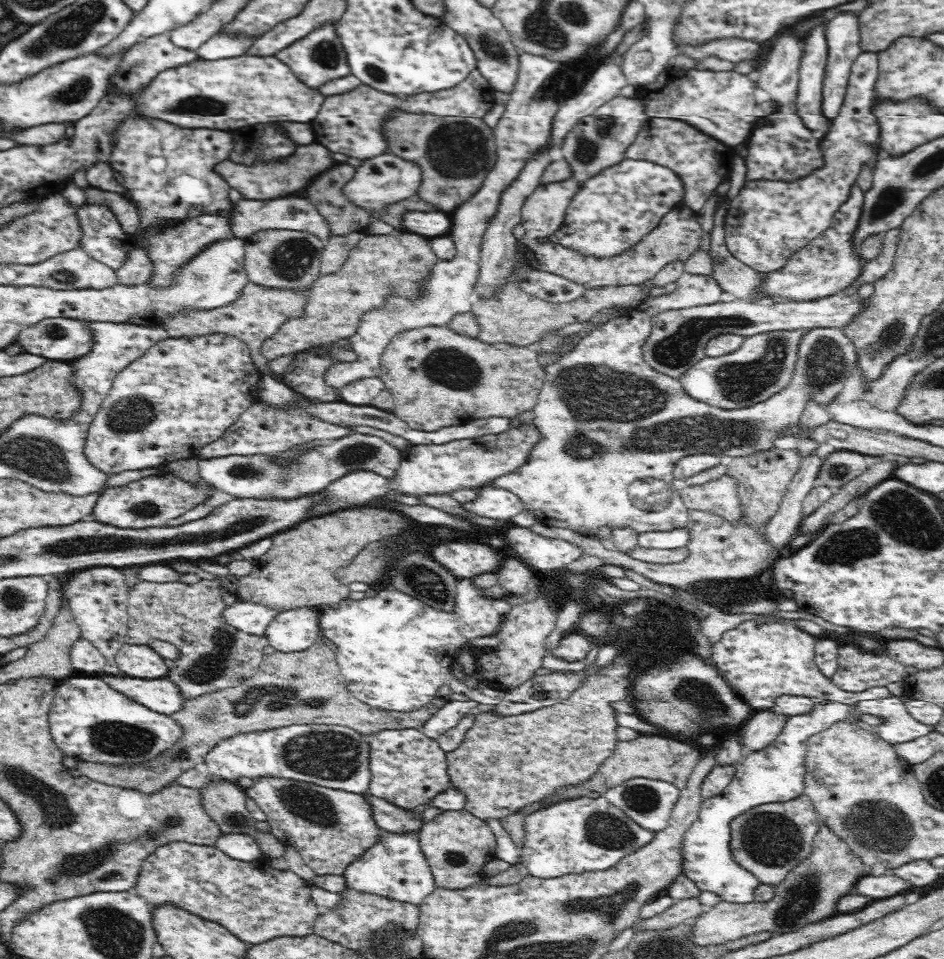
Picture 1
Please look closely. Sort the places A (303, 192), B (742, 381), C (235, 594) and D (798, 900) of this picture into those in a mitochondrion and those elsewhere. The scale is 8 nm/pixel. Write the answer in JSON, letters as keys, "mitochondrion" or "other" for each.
{"A":"other","B":"mitochondrion","C":"other","D":"mitochondrion"}

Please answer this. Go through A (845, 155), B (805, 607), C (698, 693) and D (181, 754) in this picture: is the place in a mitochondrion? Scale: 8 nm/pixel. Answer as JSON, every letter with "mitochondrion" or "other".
{"A":"mitochondrion","B":"other","C":"mitochondrion","D":"mitochondrion"}

